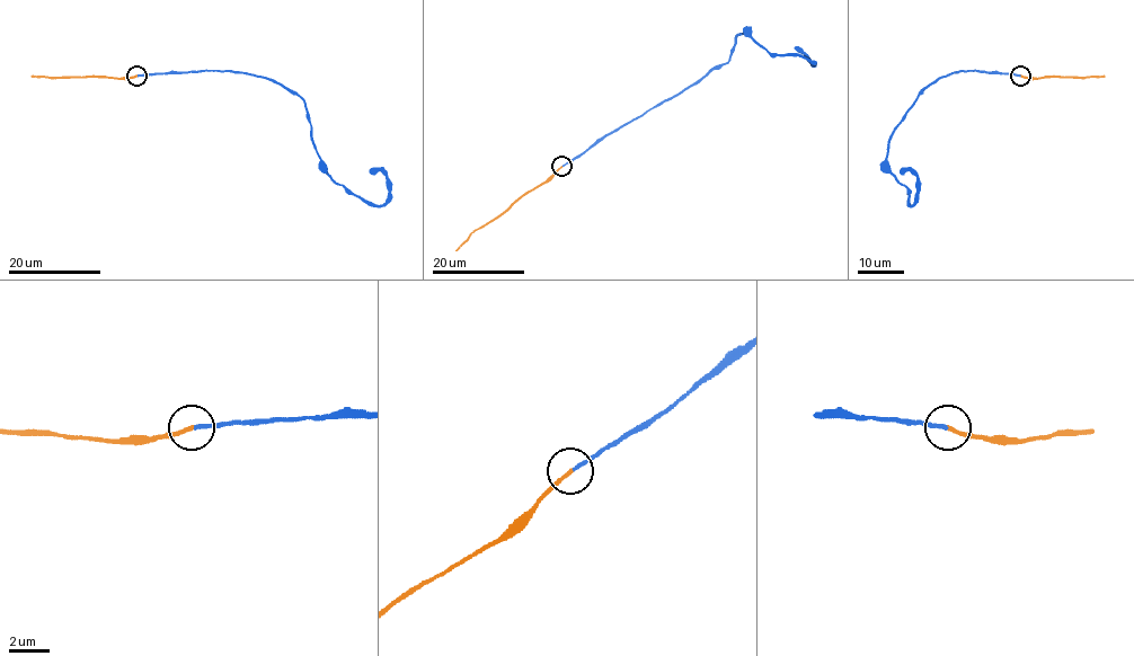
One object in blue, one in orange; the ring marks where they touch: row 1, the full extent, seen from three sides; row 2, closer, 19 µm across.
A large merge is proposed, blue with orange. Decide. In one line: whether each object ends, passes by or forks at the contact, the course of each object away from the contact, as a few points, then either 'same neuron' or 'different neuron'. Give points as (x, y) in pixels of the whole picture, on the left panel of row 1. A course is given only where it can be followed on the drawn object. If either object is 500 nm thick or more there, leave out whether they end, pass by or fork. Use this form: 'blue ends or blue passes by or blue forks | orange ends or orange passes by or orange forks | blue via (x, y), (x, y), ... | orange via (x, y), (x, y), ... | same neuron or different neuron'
blue ends | orange ends | blue via (138, 74), (223, 70), (274, 80), (304, 102), (322, 169), (381, 206), (389, 178), (379, 169), (370, 173) | orange via (136, 74), (121, 78), (30, 76) | same neuron

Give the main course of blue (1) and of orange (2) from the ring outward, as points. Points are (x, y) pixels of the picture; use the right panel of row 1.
1: (1020, 74), (964, 70), (937, 80), (889, 140), (888, 169), (911, 206), (917, 178), (901, 173)
2: (1020, 74), (1035, 78), (1105, 76)

